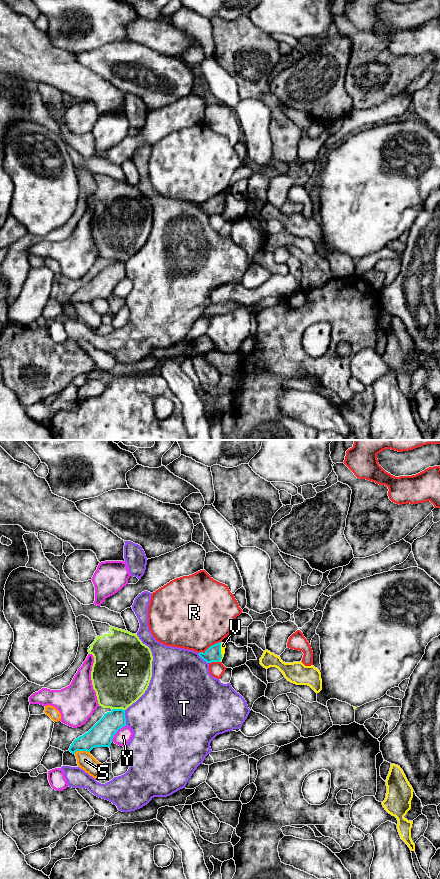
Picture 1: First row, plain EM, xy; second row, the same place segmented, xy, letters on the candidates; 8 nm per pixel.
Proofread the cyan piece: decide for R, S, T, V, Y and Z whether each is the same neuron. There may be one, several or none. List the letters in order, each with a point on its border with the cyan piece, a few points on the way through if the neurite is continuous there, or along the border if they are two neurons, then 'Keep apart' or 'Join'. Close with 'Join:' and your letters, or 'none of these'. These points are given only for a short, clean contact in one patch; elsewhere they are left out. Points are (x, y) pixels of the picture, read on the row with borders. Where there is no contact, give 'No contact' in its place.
R: Touches cyan at xy (210, 646). Keep apart
S: Touches cyan at xy (81, 750). Keep apart
T: Touches cyan at xy (125, 718). Keep apart
V: Touches cyan at xy (220, 652). Path across: xy (213, 654), (220, 652), (223, 645). Join
Y: Touches cyan at xy (116, 732). Keep apart
Z: Touches cyan at xy (118, 709). Keep apart
Join: V

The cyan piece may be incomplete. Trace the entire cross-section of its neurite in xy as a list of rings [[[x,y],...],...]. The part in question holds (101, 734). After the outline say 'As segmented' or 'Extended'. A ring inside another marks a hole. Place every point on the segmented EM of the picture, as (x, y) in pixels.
[[[112,709],[87,733],[75,739],[68,751],[75,754],[76,751],[90,752],[95,747],[110,748],[114,735],[124,726],[126,726],[125,710]]]. As segmented

